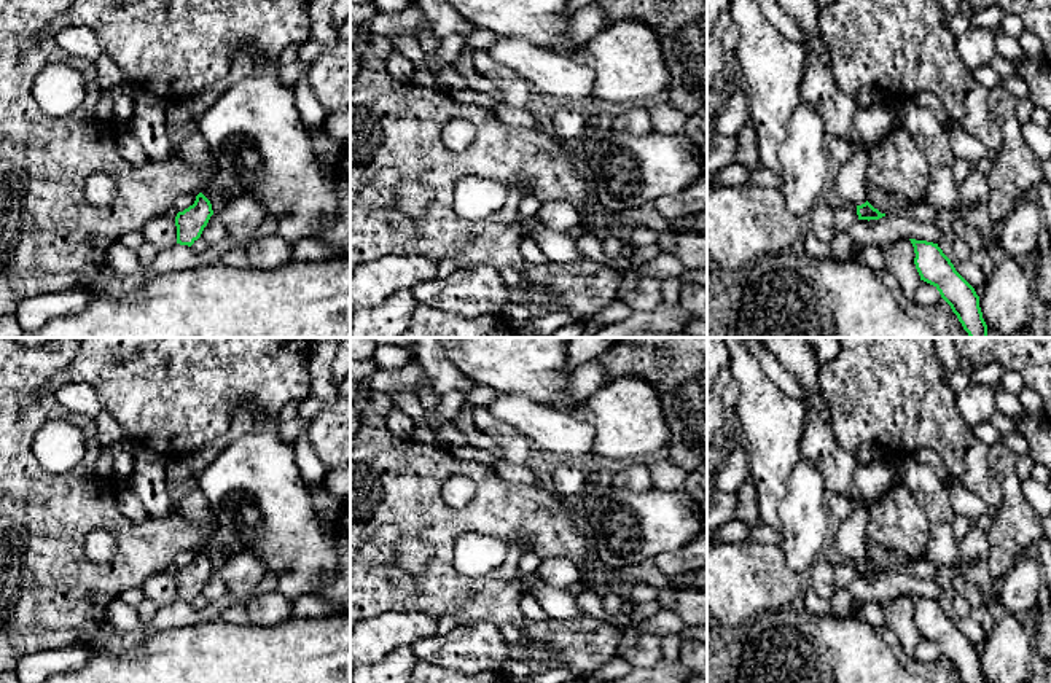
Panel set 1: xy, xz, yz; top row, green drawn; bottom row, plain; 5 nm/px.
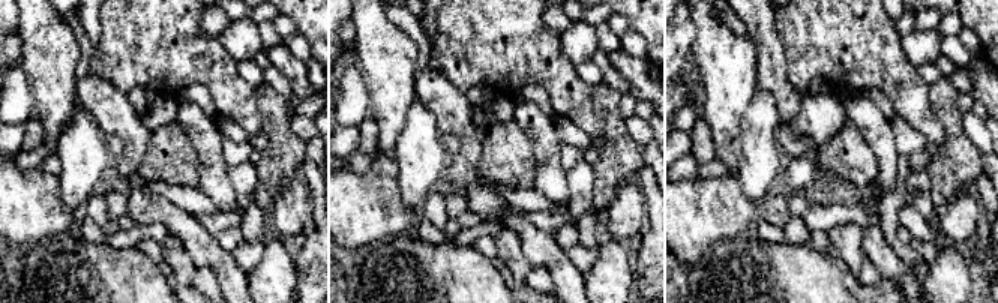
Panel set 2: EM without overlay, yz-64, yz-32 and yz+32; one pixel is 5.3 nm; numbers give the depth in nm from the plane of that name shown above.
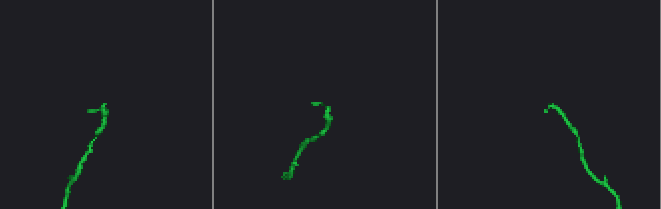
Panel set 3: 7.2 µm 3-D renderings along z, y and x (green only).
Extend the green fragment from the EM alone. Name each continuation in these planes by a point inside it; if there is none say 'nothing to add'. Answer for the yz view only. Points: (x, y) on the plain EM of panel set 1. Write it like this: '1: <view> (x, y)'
1: yz (849, 540)

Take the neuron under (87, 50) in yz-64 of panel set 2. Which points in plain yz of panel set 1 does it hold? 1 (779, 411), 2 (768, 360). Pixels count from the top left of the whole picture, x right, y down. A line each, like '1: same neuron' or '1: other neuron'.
1: other neuron
2: same neuron

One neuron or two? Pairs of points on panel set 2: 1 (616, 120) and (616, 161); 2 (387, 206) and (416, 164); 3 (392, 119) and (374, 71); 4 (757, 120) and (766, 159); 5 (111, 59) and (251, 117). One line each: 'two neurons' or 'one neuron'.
1: one neuron
2: two neurons
3: one neuron
4: one neuron
5: one neuron

